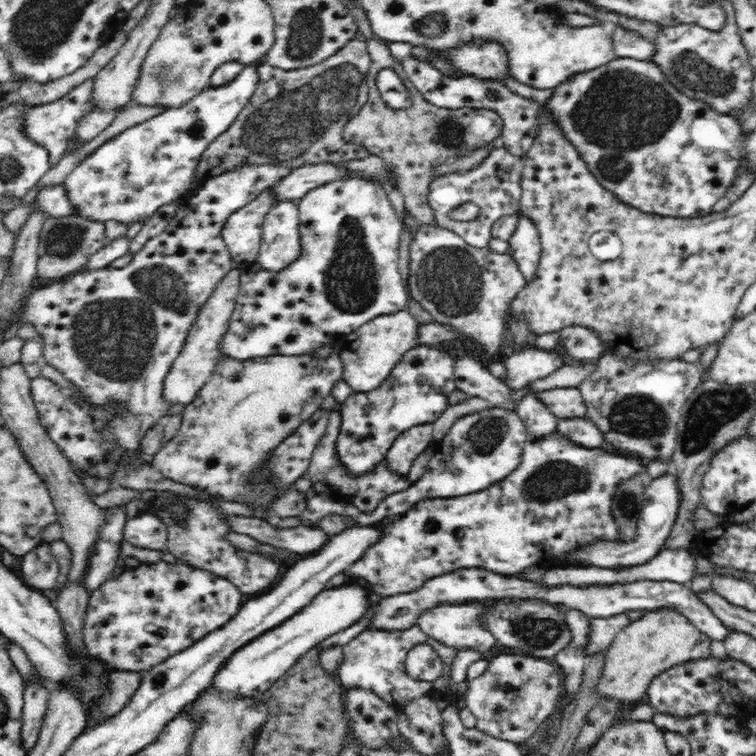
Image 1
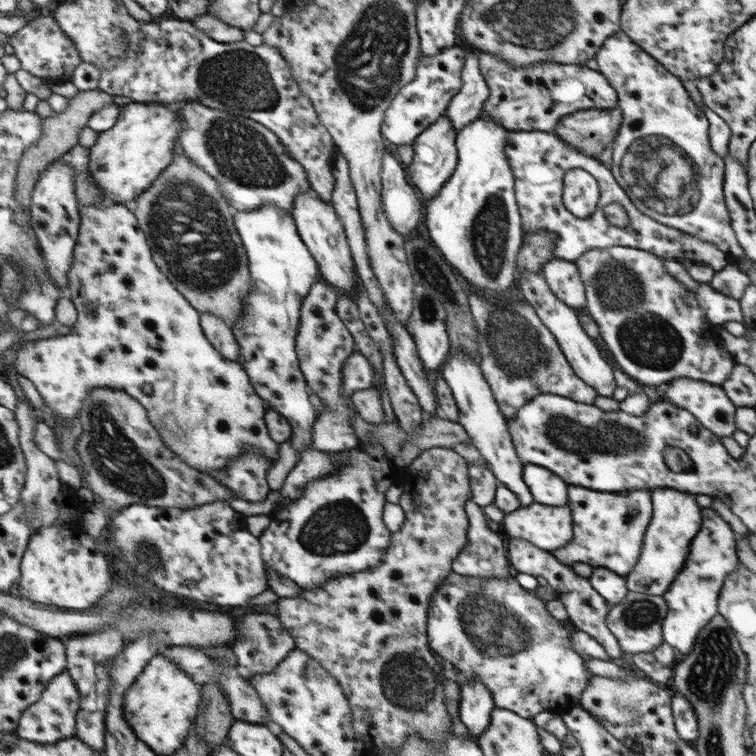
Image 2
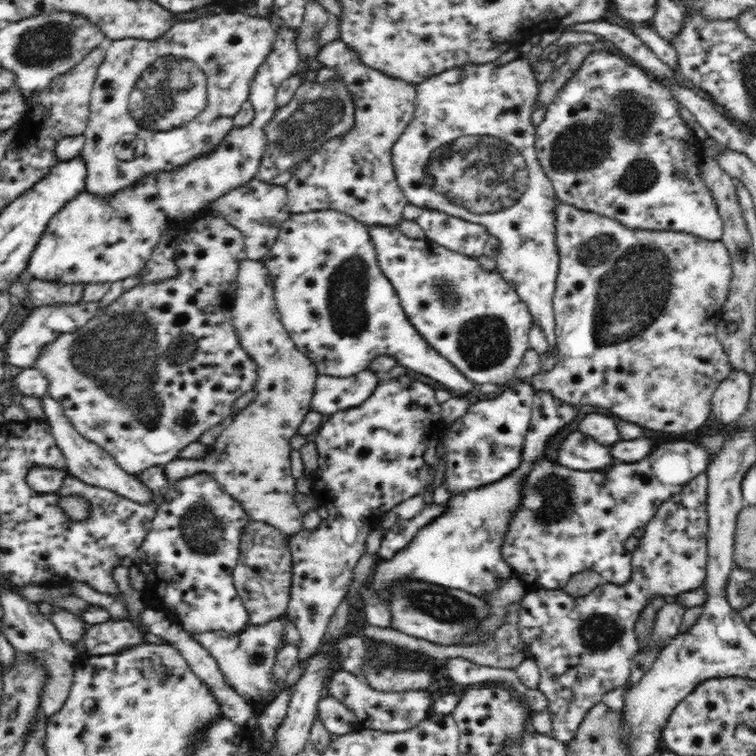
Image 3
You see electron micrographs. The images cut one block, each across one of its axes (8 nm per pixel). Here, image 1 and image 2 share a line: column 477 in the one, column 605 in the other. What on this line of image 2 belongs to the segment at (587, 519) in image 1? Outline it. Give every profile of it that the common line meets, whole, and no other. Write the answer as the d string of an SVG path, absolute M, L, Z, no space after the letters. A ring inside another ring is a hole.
M569 486L568 505L573 513L573 540L552 551L552 554L568 566L572 566L574 562L583 562L591 567L607 568L626 578L640 557L644 533L653 515L652 492L614 494Z

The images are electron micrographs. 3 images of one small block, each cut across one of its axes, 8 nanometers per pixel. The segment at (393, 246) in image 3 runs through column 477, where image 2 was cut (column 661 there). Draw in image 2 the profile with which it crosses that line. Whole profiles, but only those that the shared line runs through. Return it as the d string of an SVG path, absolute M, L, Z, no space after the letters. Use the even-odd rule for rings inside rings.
M620 245L591 249L574 260L574 263L580 269L586 290L583 311L588 312L598 323L606 348L629 378L654 390L680 378L702 380L720 386L729 380L737 363L723 345L721 326L710 324L696 293L690 291L677 277L670 275L661 257L645 249Z

